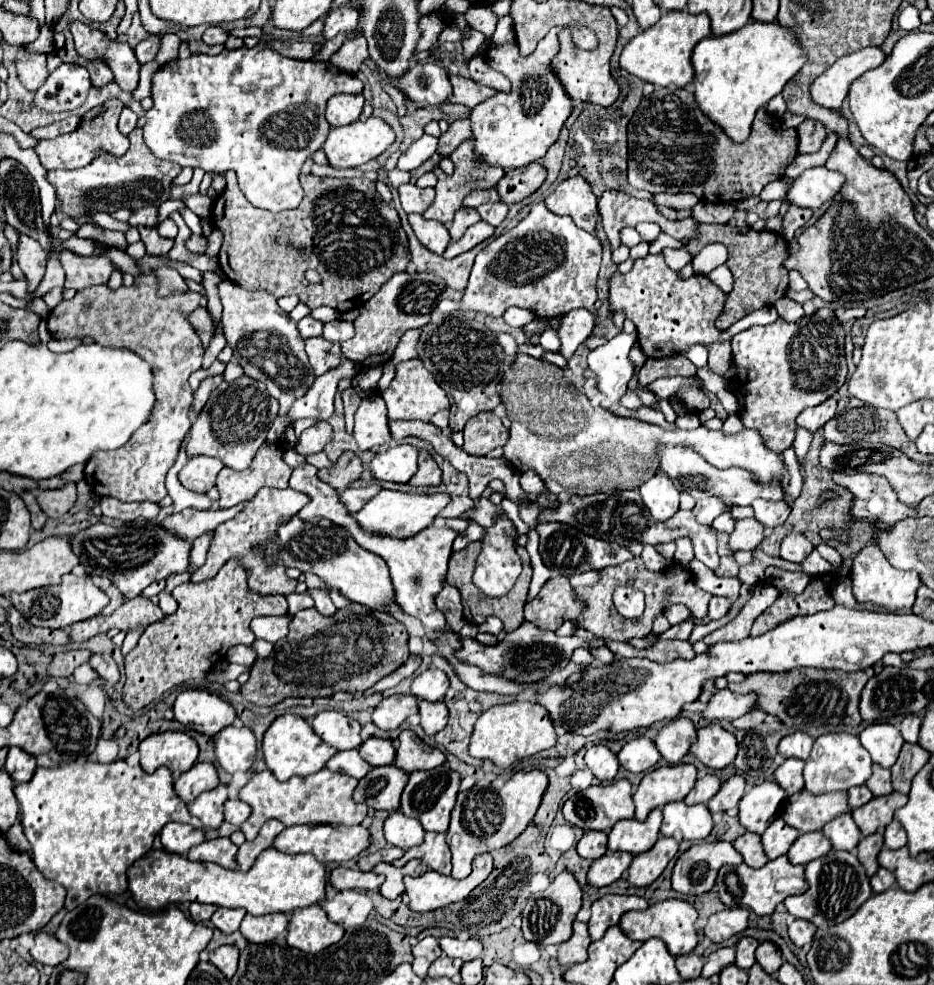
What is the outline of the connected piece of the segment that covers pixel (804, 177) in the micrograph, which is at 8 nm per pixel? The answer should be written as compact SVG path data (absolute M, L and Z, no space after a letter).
M825 166L809 168L793 182L785 200L789 200L795 206L817 210L821 204L835 198L843 182L845 182L843 174L831 172Z

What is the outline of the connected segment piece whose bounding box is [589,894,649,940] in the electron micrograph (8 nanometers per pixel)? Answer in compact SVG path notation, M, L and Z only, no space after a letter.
M605 894L603 898L595 900L591 906L591 920L589 920L589 936L591 940L599 940L605 930L619 922L619 918L629 910L645 910L649 904L641 896L621 896L621 894Z

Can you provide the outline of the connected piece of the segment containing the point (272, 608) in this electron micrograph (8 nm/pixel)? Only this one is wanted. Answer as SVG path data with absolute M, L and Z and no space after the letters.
M231 558L215 578L205 580L205 582L183 582L181 586L177 586L171 594L173 598L179 602L179 608L175 614L165 616L163 620L151 624L145 628L145 632L139 638L139 644L127 654L125 658L125 674L127 674L127 682L123 686L123 702L131 708L131 710L141 710L147 704L151 704L155 698L159 698L163 692L167 692L169 688L185 682L185 680L197 680L203 678L203 674L207 670L211 670L215 666L215 662L219 660L219 652L221 652L221 660L225 658L227 650L231 646L237 644L245 644L249 646L253 642L253 632L249 628L249 622L255 616L283 616L287 614L287 600L285 596L279 594L255 594L249 584L249 572L245 566L241 566L239 560Z

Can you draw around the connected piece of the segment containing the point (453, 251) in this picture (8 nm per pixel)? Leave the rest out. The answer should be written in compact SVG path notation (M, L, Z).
M477 222L477 224L473 224L471 228L467 228L467 232L463 234L461 240L451 242L451 244L447 246L447 250L443 252L443 256L445 256L445 258L455 258L455 256L471 250L473 246L481 244L483 240L491 238L493 232L495 232L495 228L493 228L493 226L487 226L487 222Z

